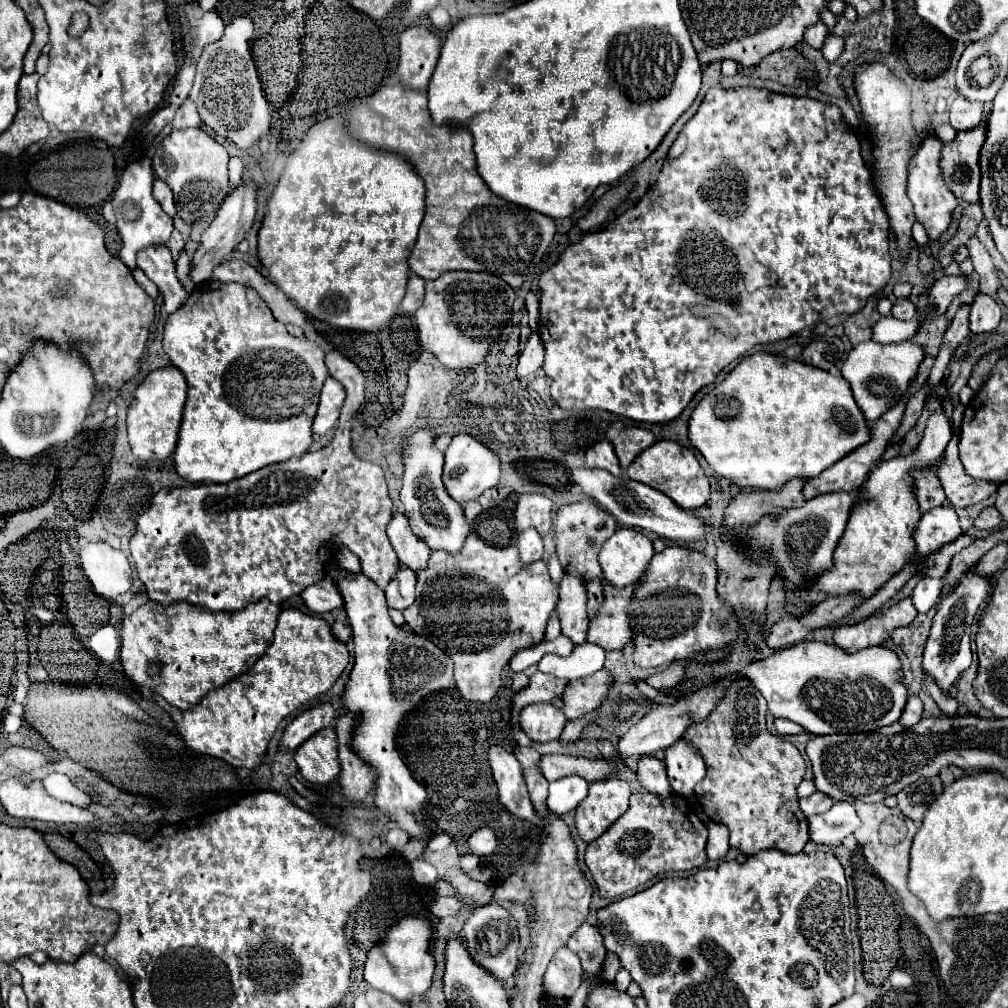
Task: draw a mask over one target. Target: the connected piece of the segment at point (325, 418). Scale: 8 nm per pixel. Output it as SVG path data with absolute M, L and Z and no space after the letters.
M327 378L325 380L325 386L321 390L321 400L319 400L319 410L317 410L317 416L315 416L315 424L313 424L313 432L323 436L327 434L339 420L339 410L345 402L345 388L333 380L333 378Z

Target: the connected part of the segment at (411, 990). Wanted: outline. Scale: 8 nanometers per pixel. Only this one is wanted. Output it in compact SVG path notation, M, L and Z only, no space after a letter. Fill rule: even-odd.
M405 916L393 926L385 938L373 946L367 954L365 962L365 980L371 988L381 990L397 998L399 1002L409 1002L413 996L421 996L431 986L431 976L435 968L435 960L429 954L431 942L431 924L417 916ZM391 954L391 962L389 962Z

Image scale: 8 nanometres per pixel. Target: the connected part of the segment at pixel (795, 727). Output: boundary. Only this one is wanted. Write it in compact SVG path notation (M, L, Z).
M777 718L775 720L775 728L781 736L799 736L803 732L803 728L791 720L785 720L785 718Z

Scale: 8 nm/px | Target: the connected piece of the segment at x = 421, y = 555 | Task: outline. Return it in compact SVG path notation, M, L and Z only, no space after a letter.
M393 514L393 520L387 526L387 536L405 568L409 568L415 574L427 568L431 550L427 550L427 546L419 542L419 538L415 538L403 514Z

